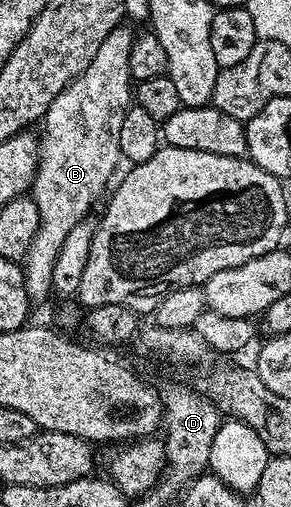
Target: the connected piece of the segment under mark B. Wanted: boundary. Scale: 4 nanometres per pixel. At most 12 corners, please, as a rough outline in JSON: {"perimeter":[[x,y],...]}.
{"perimeter":[[108,32],[40,123],[31,303],[122,158],[128,52]]}

